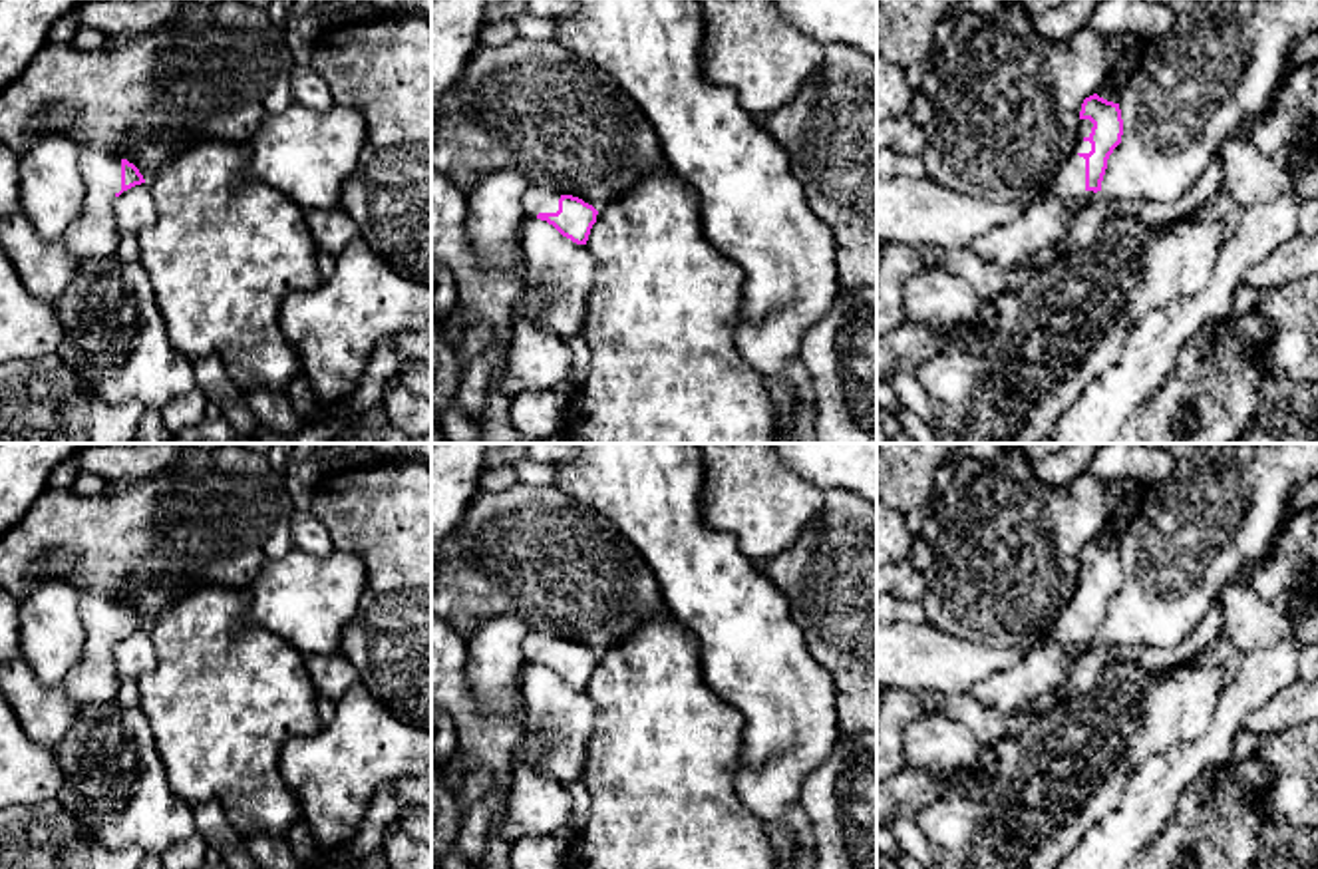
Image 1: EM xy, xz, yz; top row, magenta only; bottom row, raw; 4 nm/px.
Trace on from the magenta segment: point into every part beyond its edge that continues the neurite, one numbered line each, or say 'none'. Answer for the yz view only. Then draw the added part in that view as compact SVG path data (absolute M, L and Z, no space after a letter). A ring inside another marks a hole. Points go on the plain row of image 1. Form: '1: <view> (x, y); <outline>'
1: yz (1084, 671); M1079 565L1075 595L1058 616L1056 628L1052 630L1052 636L1060 644L1073 644L1079 648L1079 654L1066 662L1068 678L1058 688L1062 706L1071 698L1083 696L1099 682L1109 656L1109 642L1097 644L1097 638L1085 634L1085 605L1081 601L1091 597L1091 589L1087 587L1091 573L1093 569L1089 565Z

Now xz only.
1: xz (535, 645); M529 632L523 642L521 650L527 662L537 662L539 658L557 658L559 656L561 638L543 634L543 632Z

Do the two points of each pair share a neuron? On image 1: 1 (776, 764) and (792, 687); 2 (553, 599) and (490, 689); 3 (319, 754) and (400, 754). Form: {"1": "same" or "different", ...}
{"1": "same", "2": "different", "3": "same"}

